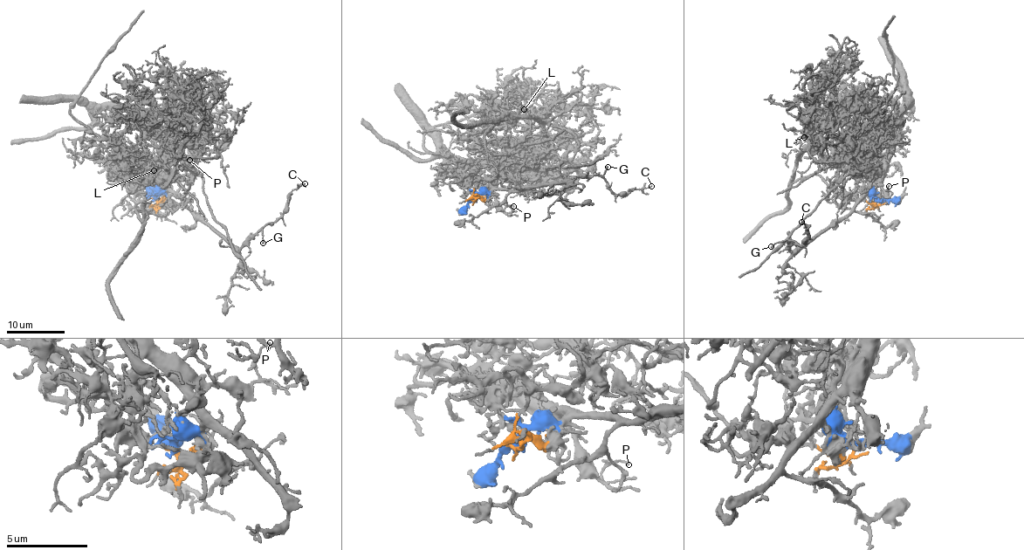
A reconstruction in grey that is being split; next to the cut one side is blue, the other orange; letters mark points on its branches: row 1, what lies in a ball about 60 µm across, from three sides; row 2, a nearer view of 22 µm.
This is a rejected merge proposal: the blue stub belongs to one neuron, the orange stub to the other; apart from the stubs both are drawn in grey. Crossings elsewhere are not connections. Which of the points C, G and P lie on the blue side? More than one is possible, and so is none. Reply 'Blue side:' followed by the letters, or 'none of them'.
Blue side: C, G, P

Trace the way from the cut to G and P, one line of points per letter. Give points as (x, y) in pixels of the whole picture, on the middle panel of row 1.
G: (472, 200), (479, 195), (493, 189), (553, 185), (587, 175), (601, 175), (608, 167)
P: (472, 200), (488, 187), (492, 189), (502, 210), (507, 205), (513, 206)

